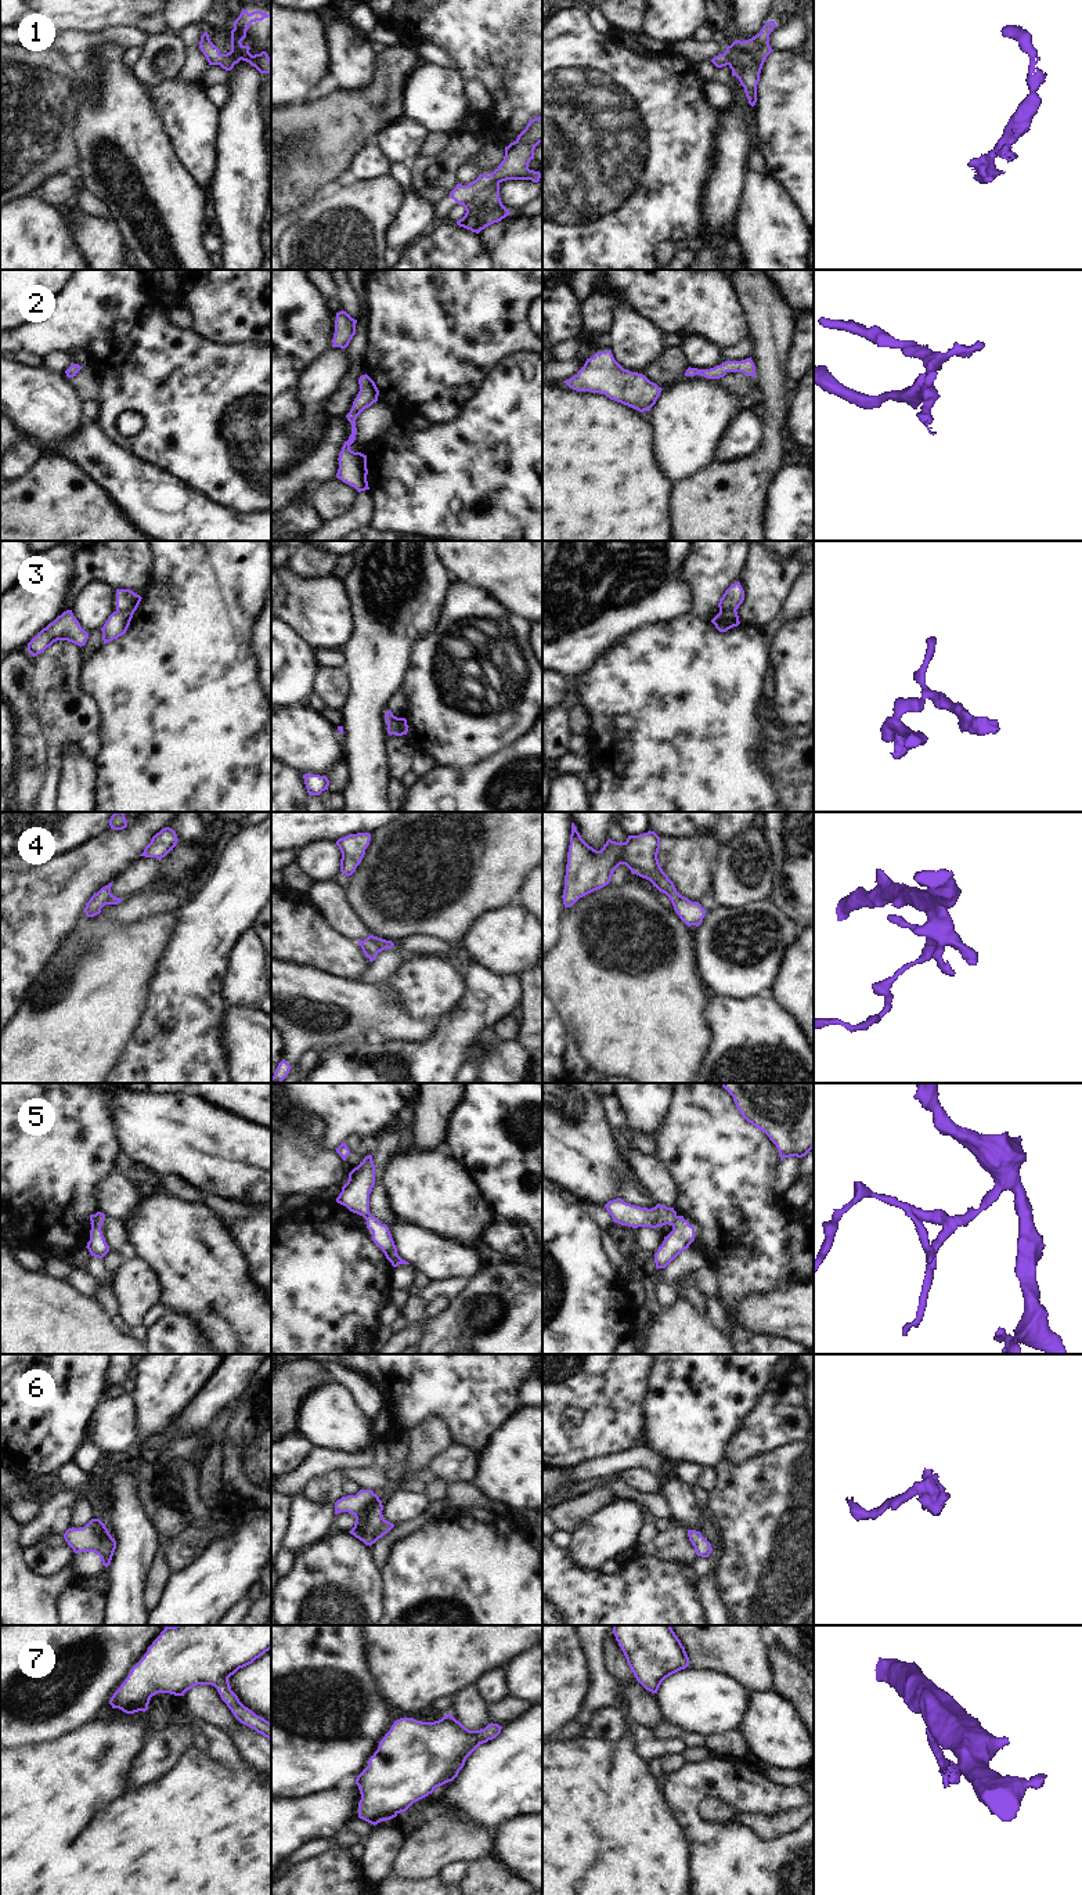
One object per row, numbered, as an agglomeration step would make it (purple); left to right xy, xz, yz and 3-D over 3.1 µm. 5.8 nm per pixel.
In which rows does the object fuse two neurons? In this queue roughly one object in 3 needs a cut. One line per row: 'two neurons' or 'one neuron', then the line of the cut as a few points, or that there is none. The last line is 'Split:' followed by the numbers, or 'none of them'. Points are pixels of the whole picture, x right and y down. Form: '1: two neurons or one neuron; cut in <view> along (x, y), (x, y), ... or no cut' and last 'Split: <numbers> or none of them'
1: one neuron; no cut
2: one neuron; no cut
3: two neurons; cut in xy along (133, 610), (116, 612)
4: one neuron; no cut
5: two neurons; cut in yz along (677, 1216), (673, 1227)
6: one neuron; no cut
7: one neuron; no cut
Split: 3, 5

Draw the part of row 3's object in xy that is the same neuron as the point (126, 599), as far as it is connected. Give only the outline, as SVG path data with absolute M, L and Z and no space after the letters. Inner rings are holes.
M116 589L116 611L136 611L141 599L143 598L140 595L134 593L130 589Z

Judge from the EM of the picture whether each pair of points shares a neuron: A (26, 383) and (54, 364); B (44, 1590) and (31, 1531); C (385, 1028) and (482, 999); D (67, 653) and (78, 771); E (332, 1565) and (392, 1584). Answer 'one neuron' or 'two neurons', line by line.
A: two neurons
B: two neurons
C: two neurons
D: two neurons
E: two neurons

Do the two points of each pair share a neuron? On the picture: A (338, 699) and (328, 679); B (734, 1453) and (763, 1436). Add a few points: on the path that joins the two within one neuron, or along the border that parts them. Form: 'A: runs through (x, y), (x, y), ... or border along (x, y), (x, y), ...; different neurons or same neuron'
A: runs through (335, 695), (332, 683); same neuron
B: runs through (740, 1447), (756, 1436); same neuron

